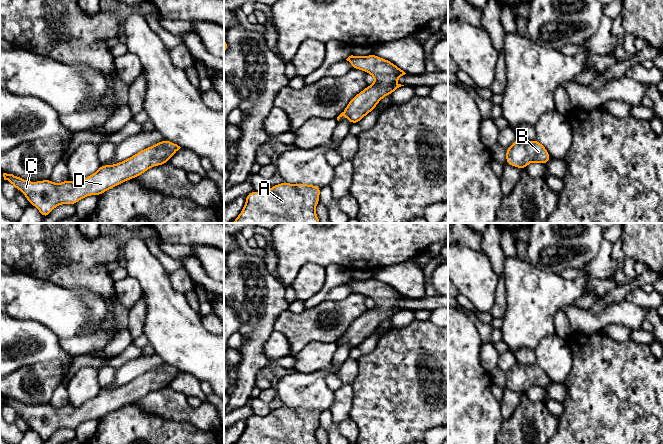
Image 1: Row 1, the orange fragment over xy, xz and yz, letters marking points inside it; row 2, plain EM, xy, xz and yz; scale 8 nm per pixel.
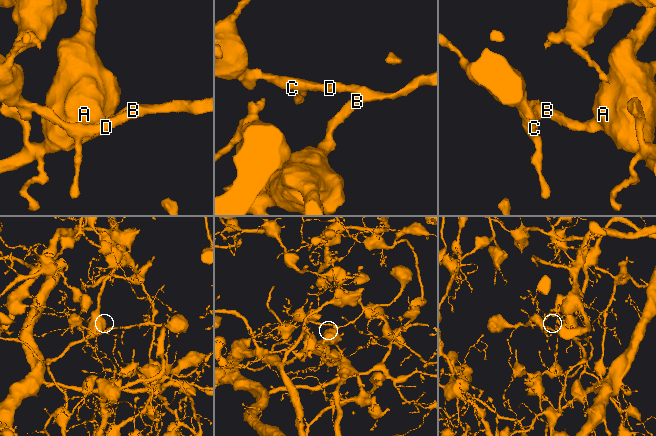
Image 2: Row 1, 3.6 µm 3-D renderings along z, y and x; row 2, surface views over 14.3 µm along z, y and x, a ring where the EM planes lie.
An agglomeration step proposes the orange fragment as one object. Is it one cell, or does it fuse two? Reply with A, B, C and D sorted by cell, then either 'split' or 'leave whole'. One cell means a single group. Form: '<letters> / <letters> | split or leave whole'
A B C D | leave whole

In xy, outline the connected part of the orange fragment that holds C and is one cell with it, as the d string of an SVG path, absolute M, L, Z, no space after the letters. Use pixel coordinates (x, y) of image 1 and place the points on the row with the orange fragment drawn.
M163 140L132 157L114 165L101 165L98 171L79 183L70 179L60 184L50 179L29 182L13 174L3 173L4 180L21 190L30 204L34 205L45 219L60 204L75 205L89 195L101 195L124 181L138 177L153 166L168 163L180 149L177 144Z

